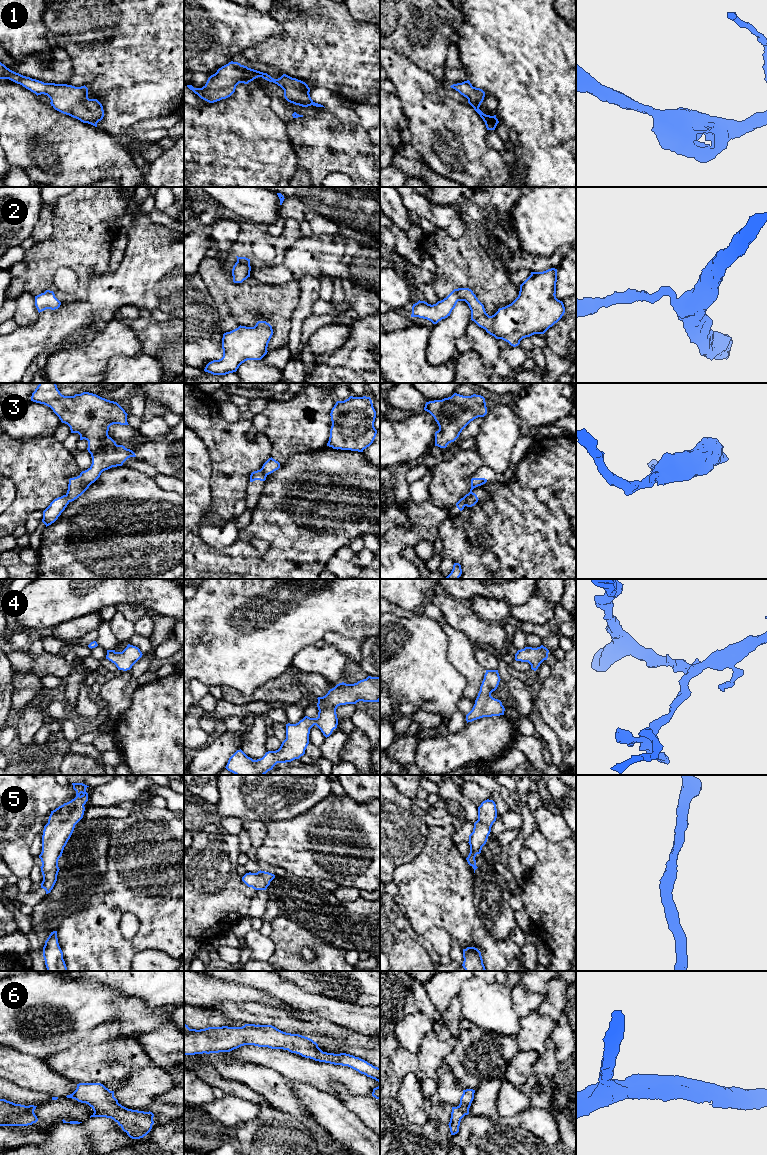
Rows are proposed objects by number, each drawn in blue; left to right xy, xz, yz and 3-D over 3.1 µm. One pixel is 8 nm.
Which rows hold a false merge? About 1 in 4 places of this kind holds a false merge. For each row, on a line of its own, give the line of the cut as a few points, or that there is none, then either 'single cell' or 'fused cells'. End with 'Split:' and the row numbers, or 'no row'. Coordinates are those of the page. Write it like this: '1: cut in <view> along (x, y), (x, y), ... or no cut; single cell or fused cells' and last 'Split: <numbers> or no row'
1: no cut; single cell
2: no cut; single cell
3: cut in yz along (471, 491), (465, 505); fused cells
4: no cut; single cell
5: no cut; single cell
6: no cut; single cell
Split: 3

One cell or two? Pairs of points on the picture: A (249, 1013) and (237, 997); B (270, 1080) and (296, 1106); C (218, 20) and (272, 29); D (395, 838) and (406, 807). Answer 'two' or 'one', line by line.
A: two
B: one
C: one
D: one

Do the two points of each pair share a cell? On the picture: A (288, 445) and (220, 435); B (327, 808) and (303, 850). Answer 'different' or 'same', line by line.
A: different
B: same

